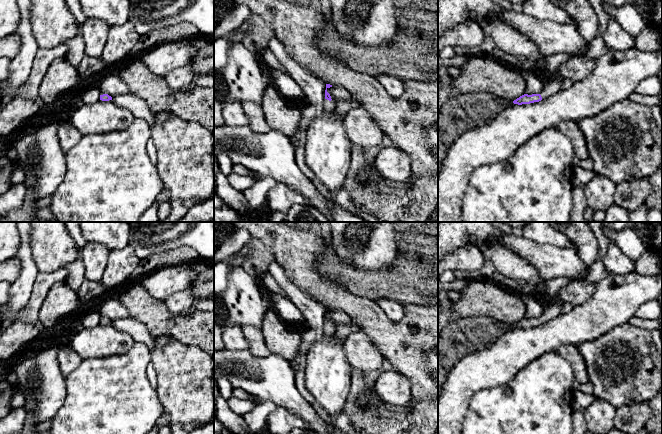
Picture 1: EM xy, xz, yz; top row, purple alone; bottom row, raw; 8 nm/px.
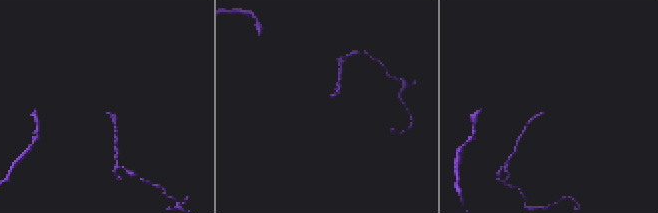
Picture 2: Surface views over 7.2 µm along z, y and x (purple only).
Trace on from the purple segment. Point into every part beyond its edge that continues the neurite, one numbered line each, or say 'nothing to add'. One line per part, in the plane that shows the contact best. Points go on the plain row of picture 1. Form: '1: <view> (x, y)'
1: xz (329, 330)

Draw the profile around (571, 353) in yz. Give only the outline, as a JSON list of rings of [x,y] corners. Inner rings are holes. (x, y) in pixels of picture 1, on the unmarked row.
[[[563,345],[557,352],[570,363],[577,382],[582,384],[589,381],[585,360],[576,345]]]

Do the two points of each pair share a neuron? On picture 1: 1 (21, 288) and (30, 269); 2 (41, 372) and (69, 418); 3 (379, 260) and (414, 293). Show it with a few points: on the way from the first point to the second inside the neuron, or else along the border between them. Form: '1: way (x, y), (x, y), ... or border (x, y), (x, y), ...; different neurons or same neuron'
1: way (24, 283), (28, 274); same neuron
2: border (65, 382), (65, 400), (52, 418); different neurons
3: border (397, 246), (398, 258), (390, 267), (365, 270); different neurons

